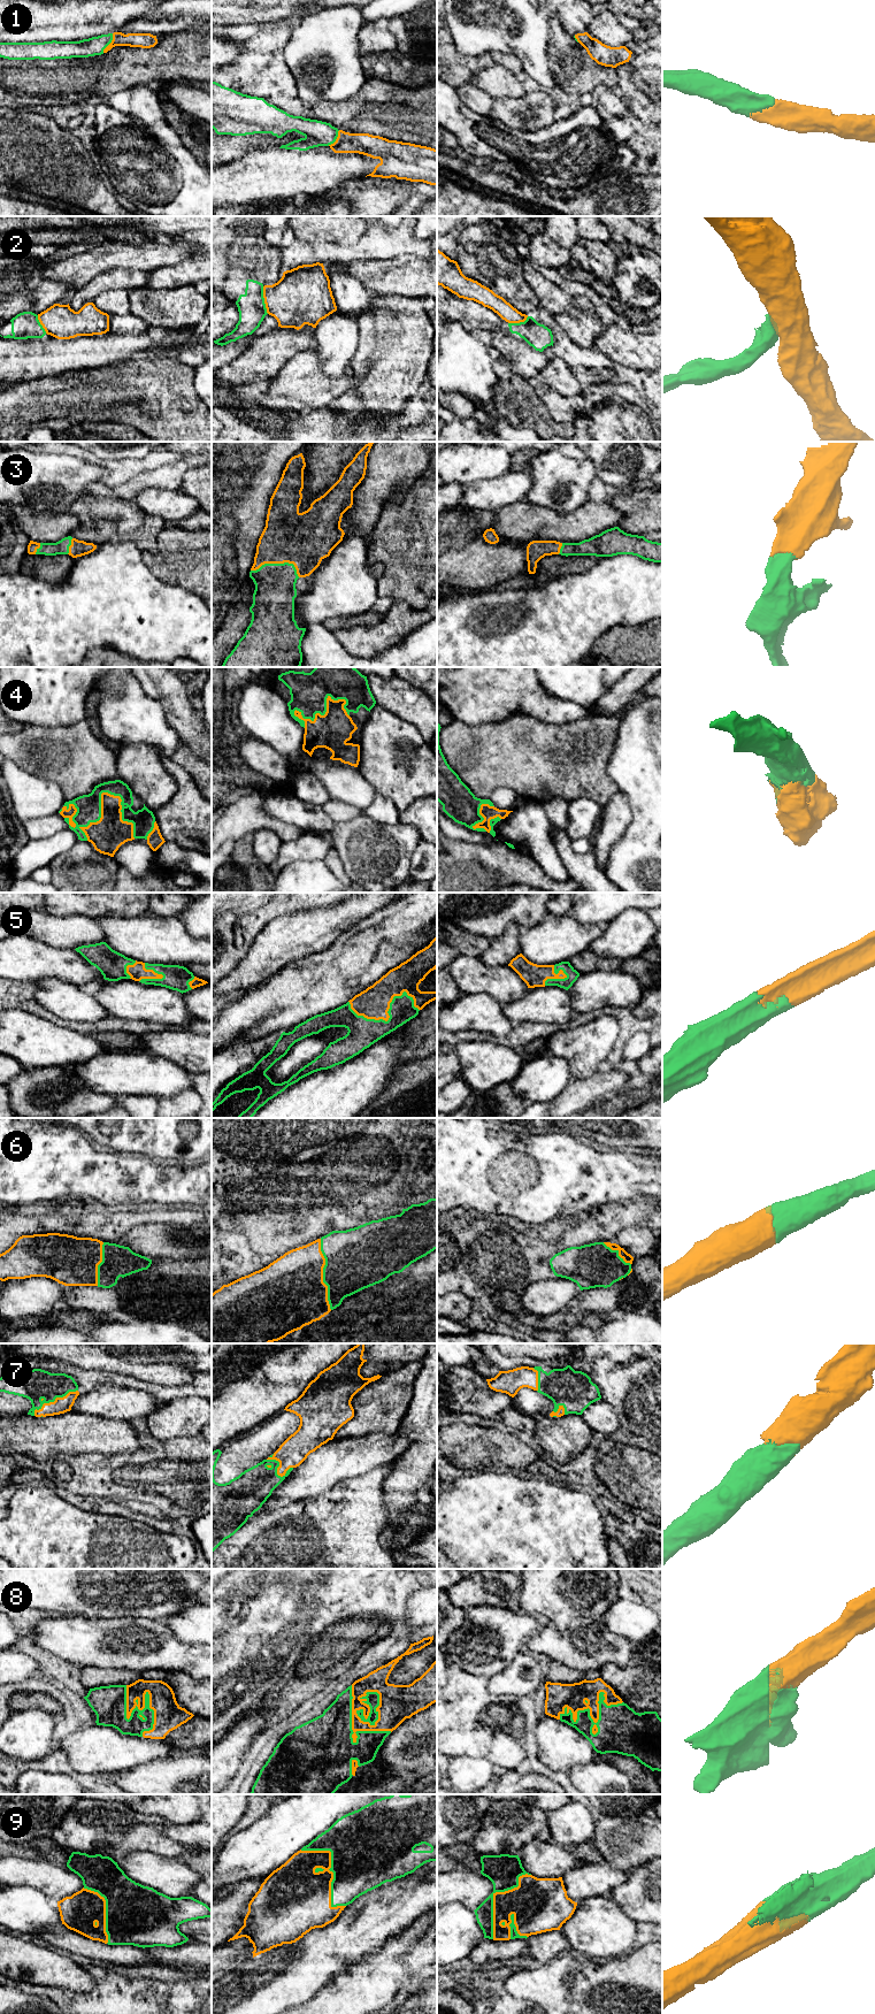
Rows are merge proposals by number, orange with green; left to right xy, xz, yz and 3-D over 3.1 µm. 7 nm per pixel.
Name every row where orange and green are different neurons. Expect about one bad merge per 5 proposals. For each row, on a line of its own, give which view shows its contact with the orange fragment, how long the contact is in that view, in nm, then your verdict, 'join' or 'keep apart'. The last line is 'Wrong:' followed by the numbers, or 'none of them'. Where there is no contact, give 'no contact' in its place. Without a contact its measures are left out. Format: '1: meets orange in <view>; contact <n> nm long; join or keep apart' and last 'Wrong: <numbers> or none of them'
1: meets orange in xy; contact 150 nm long; join
2: meets orange in xz; contact 200 nm long; keep apart
3: meets orange in xz; contact 340 nm long; join
4: meets orange in xy; contact 400 nm long; join
5: meets orange in xz; contact 500 nm long; join
6: meets orange in xz; contact 500 nm long; join
7: meets orange in xy; contact 360 nm long; join
8: meets orange in yz; contact 460 nm long; join
9: meets orange in xz; contact 500 nm long; join
Wrong: 2

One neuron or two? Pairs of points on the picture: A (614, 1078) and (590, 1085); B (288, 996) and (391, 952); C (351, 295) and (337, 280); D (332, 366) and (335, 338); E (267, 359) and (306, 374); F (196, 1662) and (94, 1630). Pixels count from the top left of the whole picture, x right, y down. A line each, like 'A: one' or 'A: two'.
A: one
B: one
C: one
D: one
E: two
F: one

